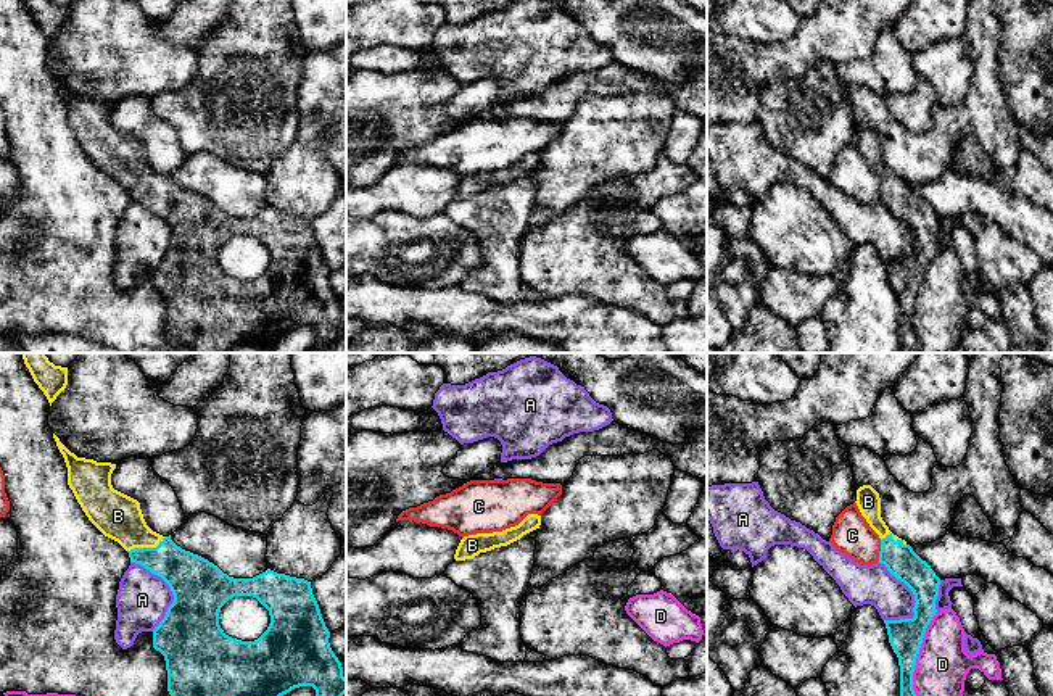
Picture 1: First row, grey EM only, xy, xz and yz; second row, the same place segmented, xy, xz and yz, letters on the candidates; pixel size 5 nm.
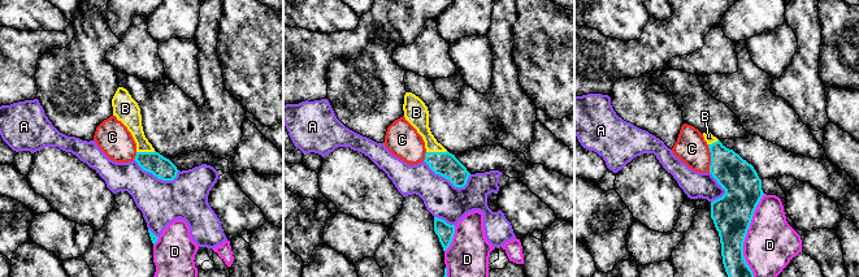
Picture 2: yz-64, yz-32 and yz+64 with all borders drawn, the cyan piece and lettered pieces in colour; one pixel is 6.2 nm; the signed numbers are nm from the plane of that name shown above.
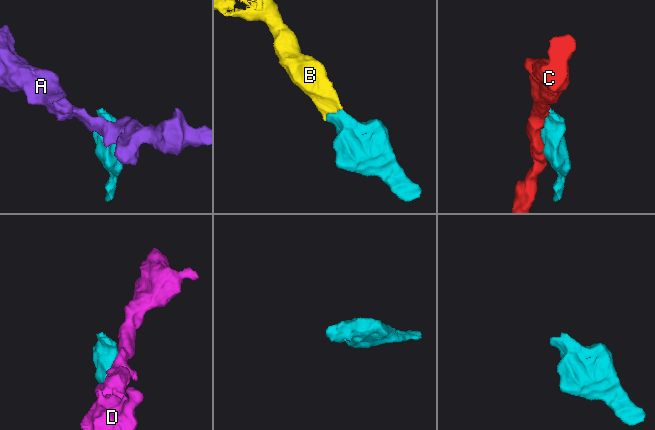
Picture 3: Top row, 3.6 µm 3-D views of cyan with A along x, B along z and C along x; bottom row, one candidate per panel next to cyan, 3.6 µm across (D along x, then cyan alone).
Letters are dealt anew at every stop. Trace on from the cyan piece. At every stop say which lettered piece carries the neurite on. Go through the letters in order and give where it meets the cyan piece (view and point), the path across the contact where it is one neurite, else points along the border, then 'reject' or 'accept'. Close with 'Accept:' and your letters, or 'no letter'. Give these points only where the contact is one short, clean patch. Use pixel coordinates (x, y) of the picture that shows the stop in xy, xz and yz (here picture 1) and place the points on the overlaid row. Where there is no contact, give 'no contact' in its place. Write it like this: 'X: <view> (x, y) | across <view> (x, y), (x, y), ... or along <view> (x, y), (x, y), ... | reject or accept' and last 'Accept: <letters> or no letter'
A: yz (910, 588) | reject
B: xy (145, 548) | across xy (187, 574), (145, 548), (118, 516) | accept
C: yz (879, 551) | reject
D: yz (918, 653) | reject
Accept: B

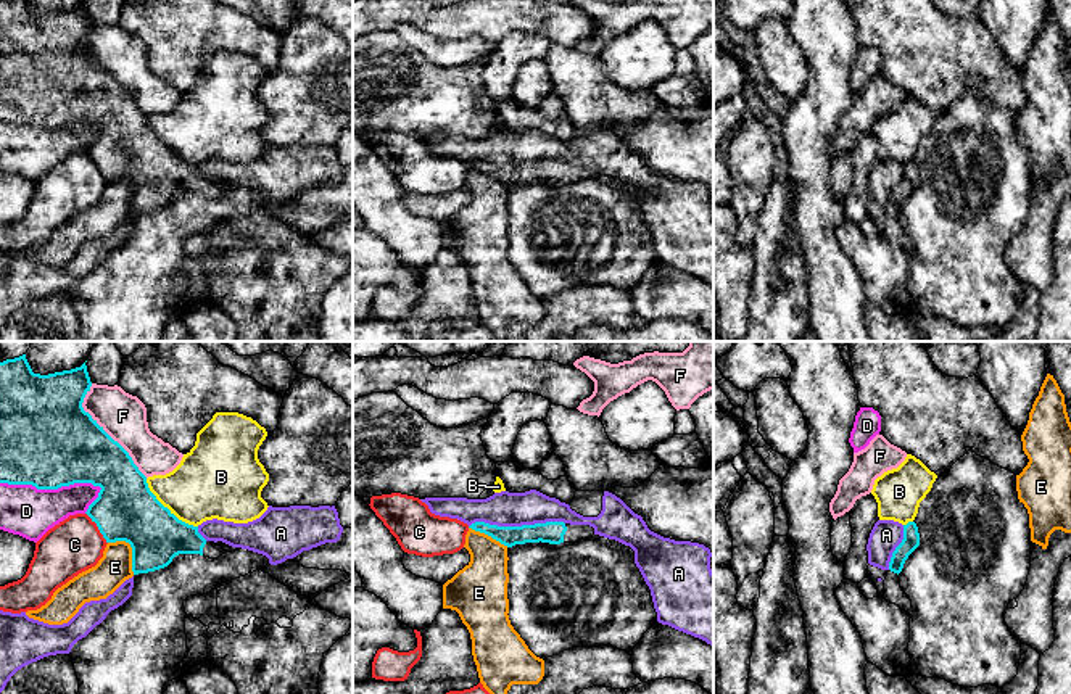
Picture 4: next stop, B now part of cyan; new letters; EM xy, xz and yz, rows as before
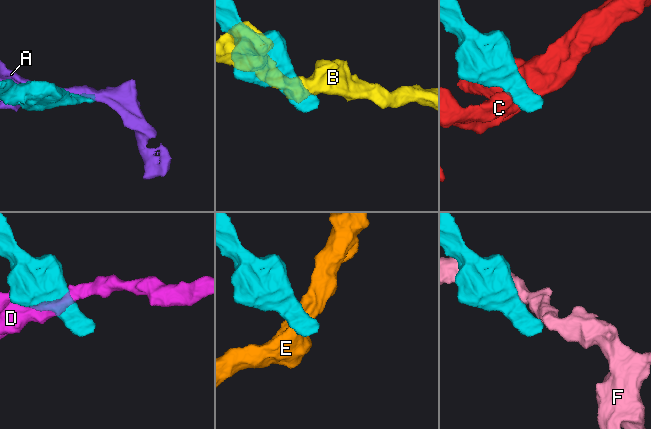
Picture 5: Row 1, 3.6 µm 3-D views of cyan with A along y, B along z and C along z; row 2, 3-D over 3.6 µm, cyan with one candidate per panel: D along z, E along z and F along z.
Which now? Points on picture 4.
A: xz (516, 527) | reject
B: xy (166, 508) | reject
C: xy (99, 528) | along xy (86, 512), (107, 543) | reject
D: xy (52, 488) | reject
E: xy (132, 549) | along xy (108, 541), (126, 541), (129, 545), (131, 570), (134, 574) | reject
F: xy (103, 430) | reject
Accept: no letter

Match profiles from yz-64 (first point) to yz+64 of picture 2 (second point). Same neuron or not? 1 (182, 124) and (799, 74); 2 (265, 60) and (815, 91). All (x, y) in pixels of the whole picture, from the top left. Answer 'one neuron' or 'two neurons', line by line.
1: one neuron
2: two neurons

